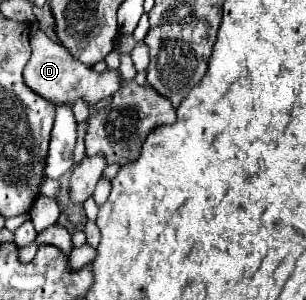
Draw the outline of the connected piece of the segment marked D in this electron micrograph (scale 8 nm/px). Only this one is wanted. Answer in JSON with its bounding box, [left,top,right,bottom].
[24,31,122,107]

